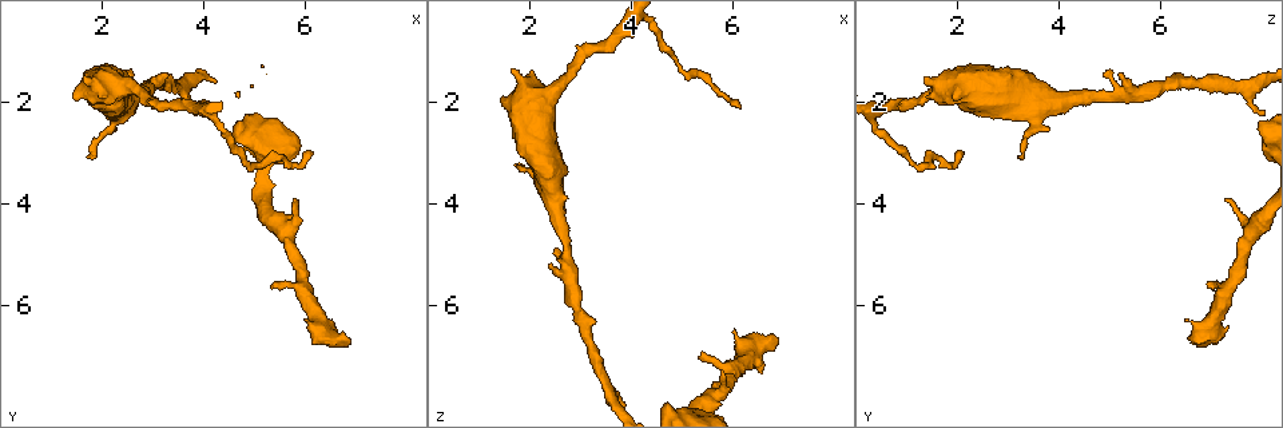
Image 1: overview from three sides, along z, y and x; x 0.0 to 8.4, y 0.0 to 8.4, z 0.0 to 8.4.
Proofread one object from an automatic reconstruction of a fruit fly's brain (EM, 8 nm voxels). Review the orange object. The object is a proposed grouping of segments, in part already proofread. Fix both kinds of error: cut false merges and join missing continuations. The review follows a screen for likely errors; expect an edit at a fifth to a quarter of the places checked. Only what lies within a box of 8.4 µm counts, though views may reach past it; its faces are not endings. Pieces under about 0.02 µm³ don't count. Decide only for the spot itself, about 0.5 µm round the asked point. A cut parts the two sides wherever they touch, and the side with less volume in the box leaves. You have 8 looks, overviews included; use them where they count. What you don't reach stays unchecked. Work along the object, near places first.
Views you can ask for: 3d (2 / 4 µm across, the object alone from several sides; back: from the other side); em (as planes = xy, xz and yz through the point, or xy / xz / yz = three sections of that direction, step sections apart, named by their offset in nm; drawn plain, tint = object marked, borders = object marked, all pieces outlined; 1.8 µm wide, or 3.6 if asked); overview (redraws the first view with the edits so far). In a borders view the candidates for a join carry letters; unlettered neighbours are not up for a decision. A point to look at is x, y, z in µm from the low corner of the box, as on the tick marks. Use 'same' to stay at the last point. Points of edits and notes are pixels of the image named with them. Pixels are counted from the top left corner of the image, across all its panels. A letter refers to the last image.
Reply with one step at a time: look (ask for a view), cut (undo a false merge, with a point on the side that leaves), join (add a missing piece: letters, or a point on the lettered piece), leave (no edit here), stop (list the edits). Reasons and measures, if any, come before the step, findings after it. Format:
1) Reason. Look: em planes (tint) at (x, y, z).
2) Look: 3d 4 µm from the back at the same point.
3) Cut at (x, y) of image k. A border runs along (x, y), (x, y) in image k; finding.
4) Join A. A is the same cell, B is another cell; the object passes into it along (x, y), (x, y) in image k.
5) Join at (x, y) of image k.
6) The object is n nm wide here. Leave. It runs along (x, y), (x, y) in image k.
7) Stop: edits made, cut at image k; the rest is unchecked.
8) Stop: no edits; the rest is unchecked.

Tapers out. Look: em planes (borders) at (6.10, 3.00, 2.15).

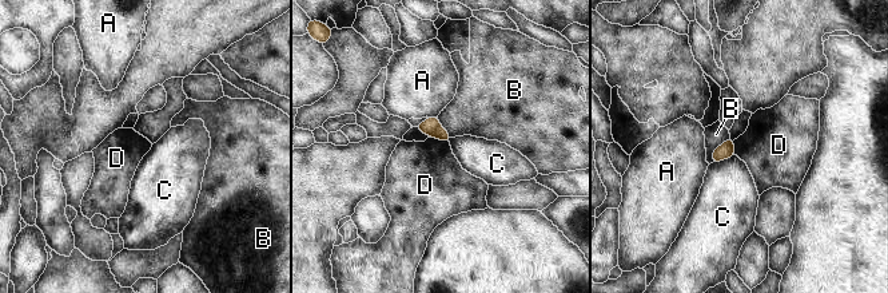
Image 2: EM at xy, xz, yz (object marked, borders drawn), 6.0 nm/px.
The object is 100 nm wide here; the longest contact is with B, 200 nm. Leave. A, B, C and D are other cells; no lettered piece goes on from it.

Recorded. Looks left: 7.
Branch stops here. Look: em planes (borders) at (6.90, 6.70, 6.65).

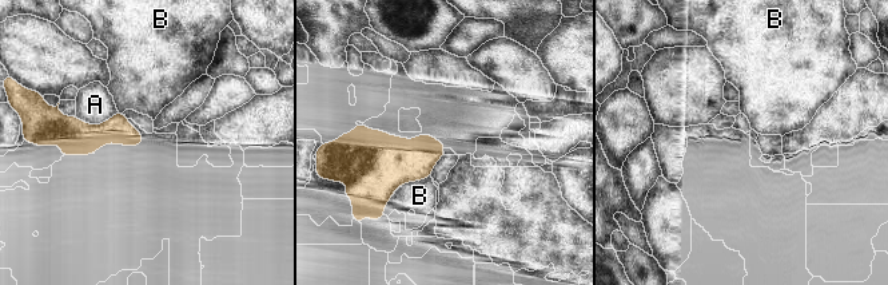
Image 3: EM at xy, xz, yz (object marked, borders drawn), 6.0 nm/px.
The object is 150 nm wide here. Leave. A and B are other cells; a border runs along (430, 175), (402, 185) in image 3; none of them fits.

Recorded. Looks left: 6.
Branch stops here. Look: 3d 4 µm from the back at (5.30, 5.70, 6.95).

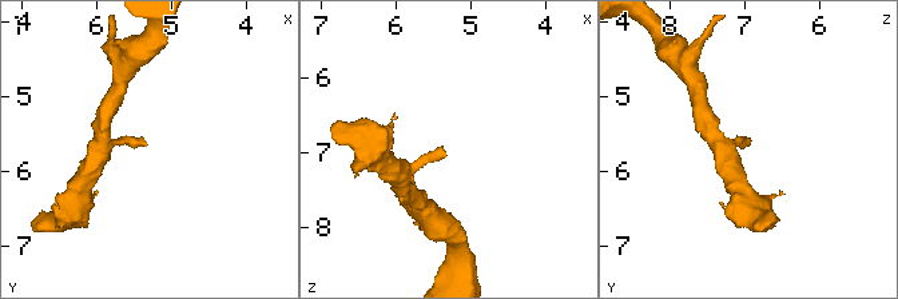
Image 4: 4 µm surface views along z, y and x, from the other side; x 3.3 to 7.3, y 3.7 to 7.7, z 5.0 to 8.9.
Look: em 3.6 µm xz step 8 (borders) at (5.35, 5.65, 7.00).

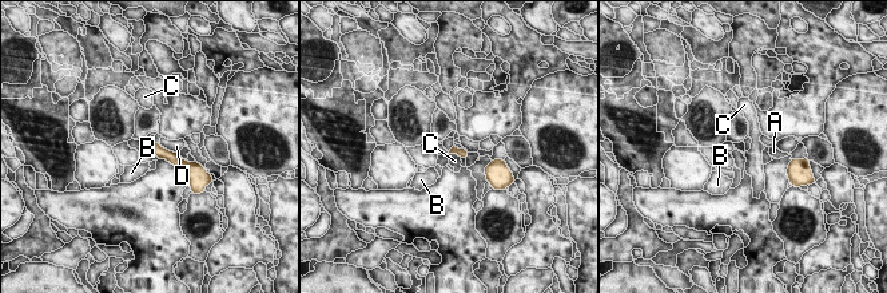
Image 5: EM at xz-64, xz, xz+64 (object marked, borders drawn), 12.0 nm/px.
Cut it another way. Look: em 3.6 µm xy step 4 (borders) at the same point.

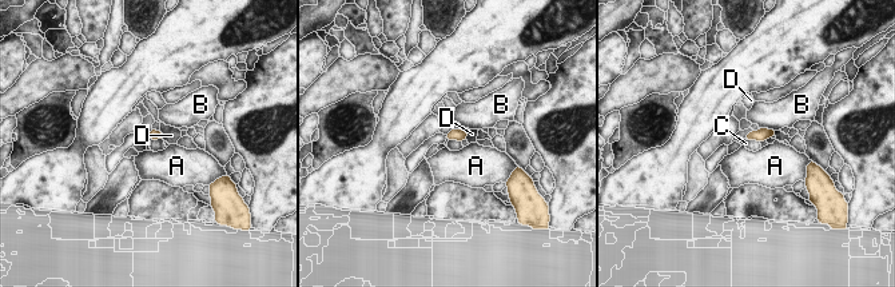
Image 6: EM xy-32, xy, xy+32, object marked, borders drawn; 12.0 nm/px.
The object is 130 nm wide here. Leave. A, B, C and D are other cells; a border runs along (746, 139), (755, 139), (759, 143) in image 6; none of them fits.

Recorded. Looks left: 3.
Stop: no edits; the rest is unchecked.

